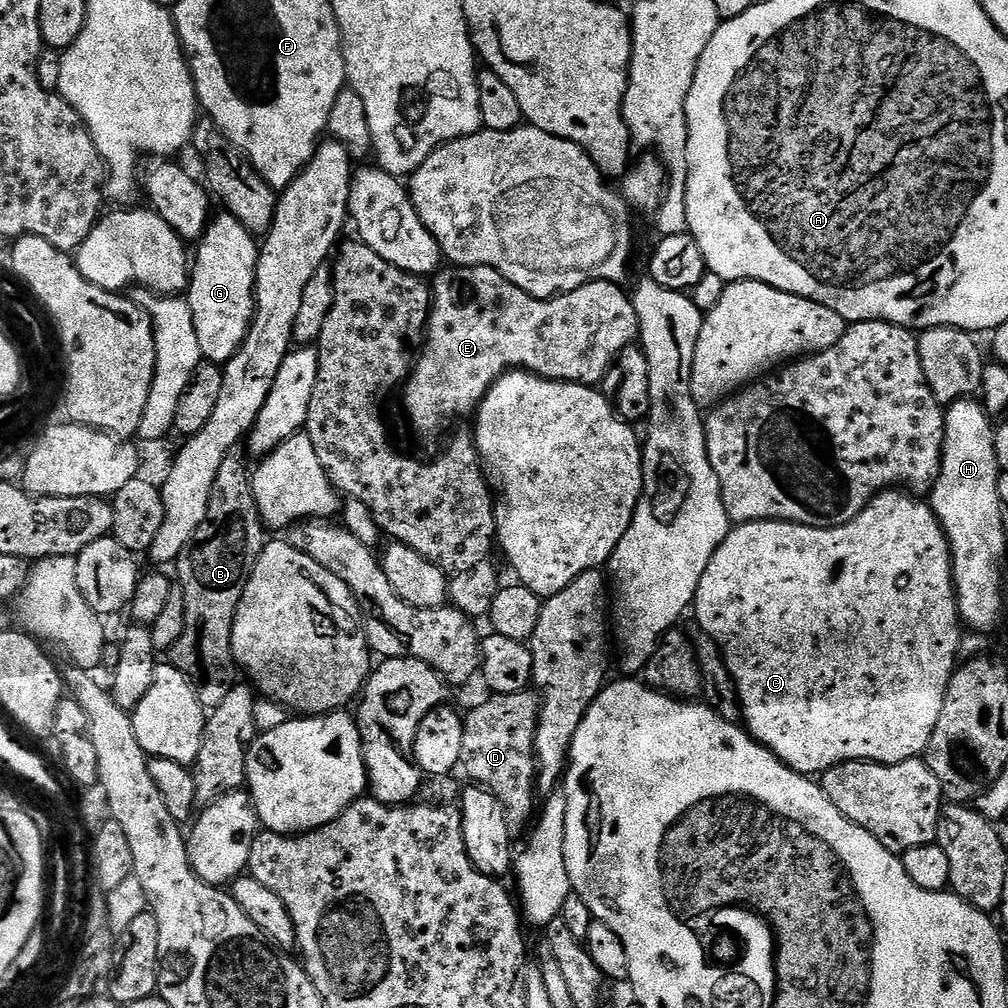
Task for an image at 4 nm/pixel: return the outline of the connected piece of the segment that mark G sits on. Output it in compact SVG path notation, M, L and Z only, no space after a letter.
M221 211L208 221L208 229L200 237L198 247L200 249L194 252L194 263L190 268L186 299L194 318L194 334L198 334L201 357L209 364L223 366L240 349L252 325L256 309L256 263L260 257L258 240L246 230L246 226L242 226L242 222L238 222L238 218Z

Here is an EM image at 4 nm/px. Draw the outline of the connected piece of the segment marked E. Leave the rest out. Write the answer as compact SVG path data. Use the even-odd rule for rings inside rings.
M479 264L473 268L463 266L445 267L435 273L430 287L432 290L432 311L428 313L426 339L423 348L418 353L418 359L402 388L402 393L404 392L404 408L408 411L408 416L412 419L413 426L424 436L434 435L443 424L450 423L455 416L469 415L468 417L471 417L479 409L481 402L484 400L484 395L491 390L494 381L509 370L532 372L535 376L540 376L544 380L564 380L568 384L587 384L589 386L599 385L599 380L608 371L610 373L613 371L616 358L622 349L629 347L640 334L638 314L632 305L631 295L627 291L623 292L619 283L610 280L589 280L578 290L553 296L547 300L540 300L537 296L531 296L529 292L524 292L518 286L514 286L514 282L510 282L498 270Z

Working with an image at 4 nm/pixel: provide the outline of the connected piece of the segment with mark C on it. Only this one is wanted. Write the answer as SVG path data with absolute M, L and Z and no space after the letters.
M885 490L872 499L853 520L837 528L811 528L801 524L787 524L784 520L755 520L749 524L735 525L722 542L722 546L718 546L714 558L710 558L710 566L706 566L706 574L702 574L702 582L698 582L698 590L694 601L695 623L702 630L706 630L706 634L710 634L710 638L714 638L714 642L720 648L721 654L724 655L724 661L730 670L732 679L736 681L736 689L740 695L740 705L744 707L743 727L753 740L769 748L786 767L801 772L803 776L812 778L817 774L829 772L834 766L845 764L851 760L868 760L871 764L897 764L898 762L923 757L928 751L928 743L934 734L934 726L938 726L938 714L942 714L948 684L952 681L952 673L958 667L956 655L960 652L962 621L960 612L956 609L956 585L952 583L952 551L948 548L948 535L944 533L938 518L932 513L931 503L924 501L923 504L920 500L923 499L917 498L904 490Z

